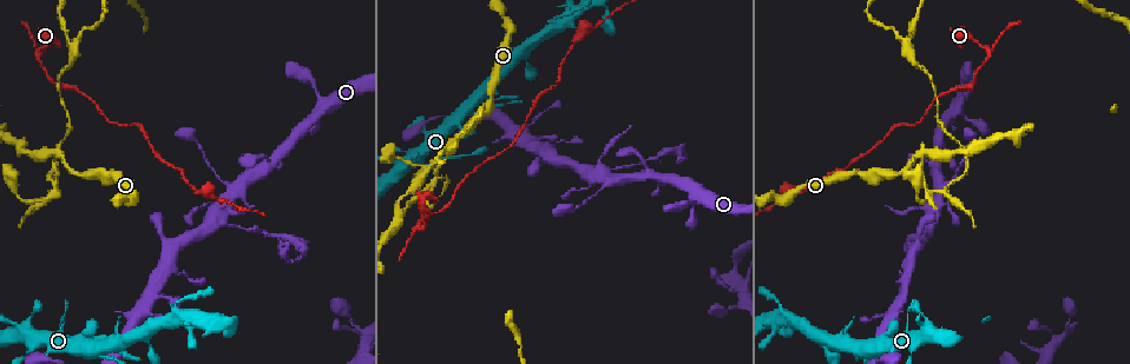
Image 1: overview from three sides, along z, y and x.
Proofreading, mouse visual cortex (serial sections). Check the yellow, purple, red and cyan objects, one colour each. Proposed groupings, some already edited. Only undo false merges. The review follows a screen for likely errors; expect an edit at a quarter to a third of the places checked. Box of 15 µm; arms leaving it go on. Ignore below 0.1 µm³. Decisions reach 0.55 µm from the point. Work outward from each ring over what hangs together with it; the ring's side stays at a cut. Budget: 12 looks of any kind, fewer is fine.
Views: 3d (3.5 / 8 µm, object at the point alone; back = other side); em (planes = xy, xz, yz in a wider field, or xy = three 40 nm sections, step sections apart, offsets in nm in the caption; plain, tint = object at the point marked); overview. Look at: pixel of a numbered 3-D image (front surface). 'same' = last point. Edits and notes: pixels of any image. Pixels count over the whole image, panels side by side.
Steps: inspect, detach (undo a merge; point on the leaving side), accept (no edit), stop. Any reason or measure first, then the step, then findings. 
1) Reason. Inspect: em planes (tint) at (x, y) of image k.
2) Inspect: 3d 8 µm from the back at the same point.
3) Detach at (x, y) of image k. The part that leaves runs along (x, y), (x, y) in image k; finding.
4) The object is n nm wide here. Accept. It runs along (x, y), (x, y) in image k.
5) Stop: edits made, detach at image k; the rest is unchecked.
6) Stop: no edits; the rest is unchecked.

Branch point. Inspect: 3d 3.5 µm at (221, 215) of image 1.

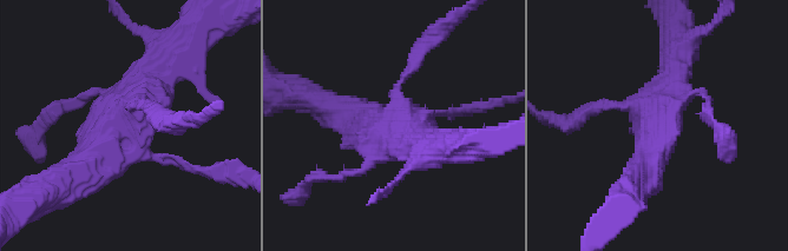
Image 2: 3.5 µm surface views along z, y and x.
Now the EM. Inspect: em xy step 5 (tint) at (137, 129) of image 2.

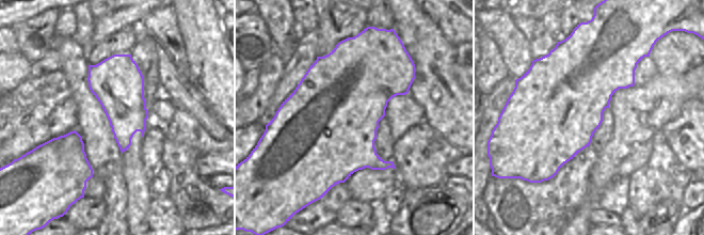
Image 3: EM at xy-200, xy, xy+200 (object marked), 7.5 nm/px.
Detach at (468, 107) of image 2. The part that leaves runs along (435, 114), (507, 99) in image 2; two cells meet here.

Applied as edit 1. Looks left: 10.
Side arm on a straight run. Inspect: 3d 3.5 µm at (871, 355) of image 1.

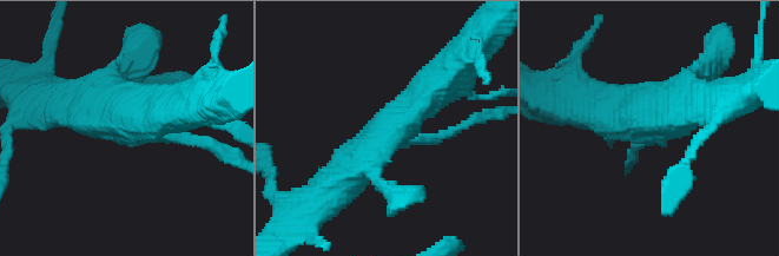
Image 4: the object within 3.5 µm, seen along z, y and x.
3 arms meet here; the arms are 150, 450, 500 nm wide. Inspect: em xy step 3 (tint) at (134, 134) of image 4.

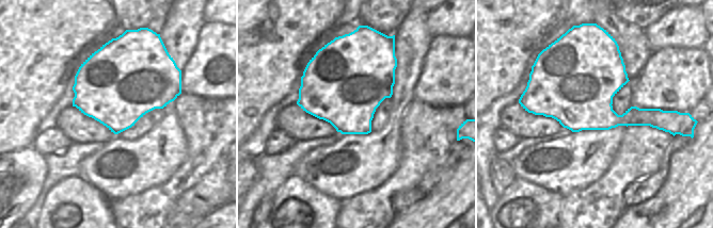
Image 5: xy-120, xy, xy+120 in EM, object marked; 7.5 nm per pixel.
Detach at (490, 115) of image 4. The part that leaves runs along (136, 132), (208, 139), (237, 158) in image 4; a second cell is stuck on.

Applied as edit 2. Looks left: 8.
Inspect: overview.

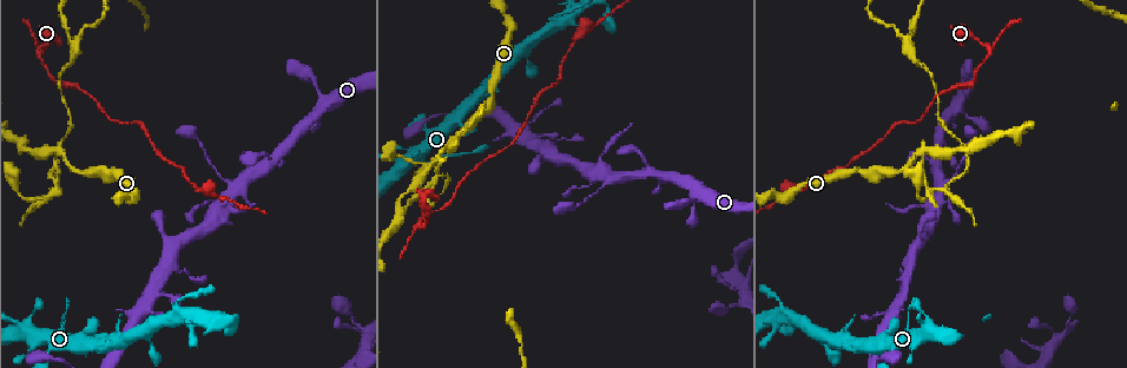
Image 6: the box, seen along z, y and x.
Sharp bend. Inspect: 3d 8 µm at (916, 334) of image 6.

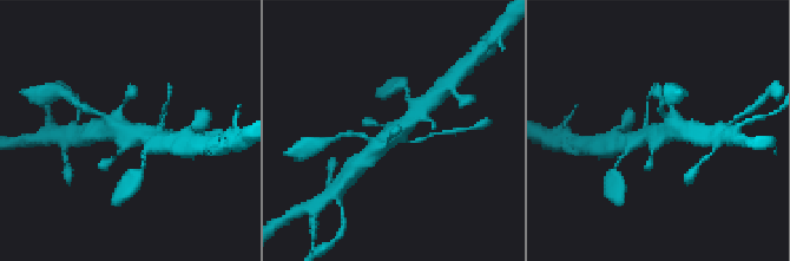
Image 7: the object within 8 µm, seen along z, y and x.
Inspect: 3d 3.5 µm at (134, 131) of image 7.

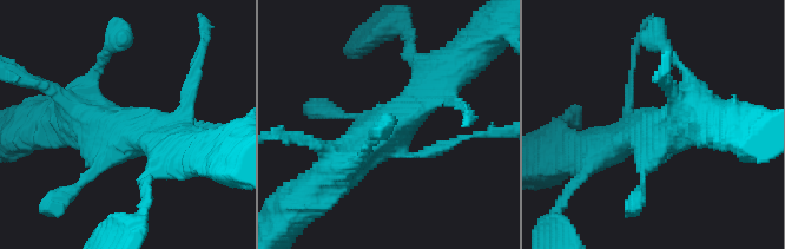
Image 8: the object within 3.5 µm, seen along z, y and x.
Now the EM. Inspect: em xy step 1 (tint) at (387, 140) of image 8.

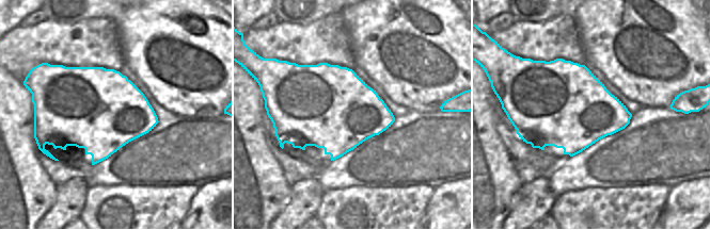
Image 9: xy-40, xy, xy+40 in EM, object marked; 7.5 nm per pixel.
Accept. It runs along (443, 84), (324, 181) in image 8; one cell here.

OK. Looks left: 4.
Abrupt turn. Inspect: 3d 8 µm at (59, 155) of image 6.

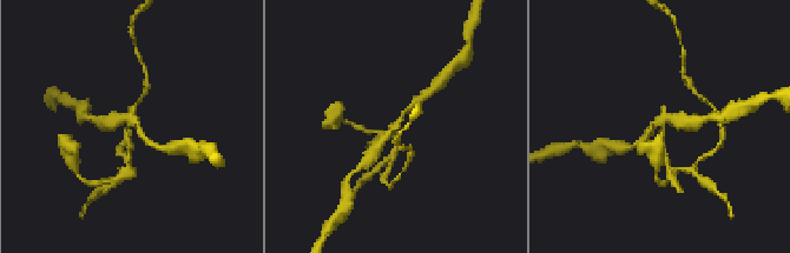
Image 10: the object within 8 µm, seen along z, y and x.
Inspect: 3d 3.5 µm at (400, 121) of image 10.

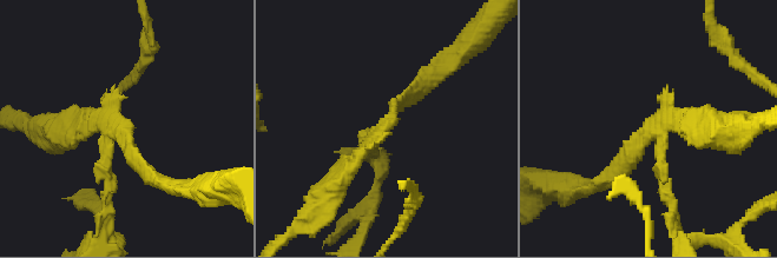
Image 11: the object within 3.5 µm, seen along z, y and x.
Inspect: em xy step 5 (tint) at (381, 126) of image 11.

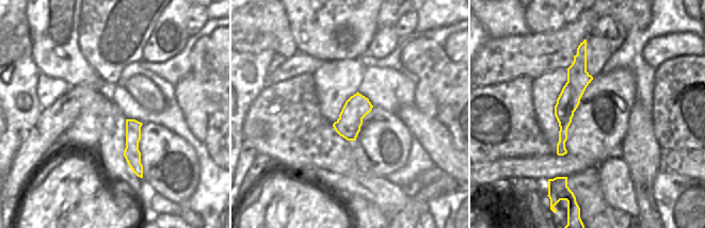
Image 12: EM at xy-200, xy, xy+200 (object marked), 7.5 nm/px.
Detach at (109, 205) of image 11. The part that leaves runs along (106, 161), (103, 226), (113, 240) in image 11; a second cell is stuck on.

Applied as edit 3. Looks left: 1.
Stop: edits made, detach at image 2, detach at image 4, detach at image 11; the rest is unchecked.

